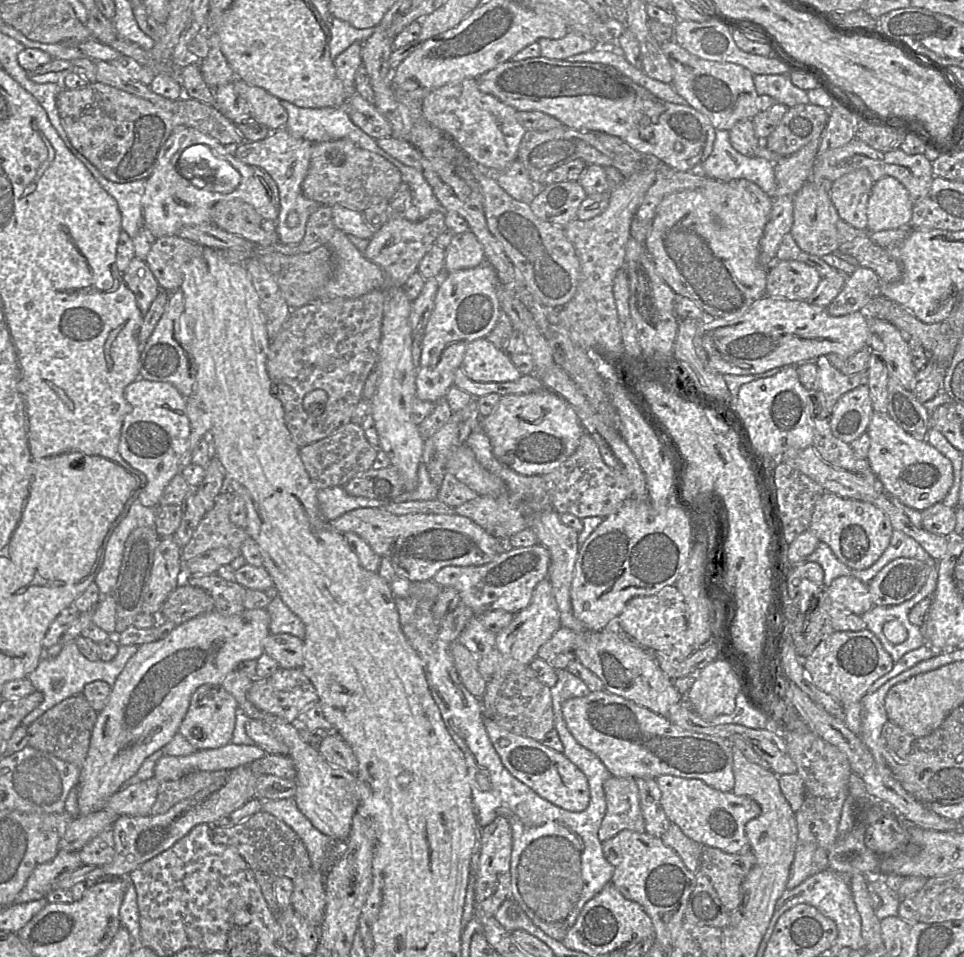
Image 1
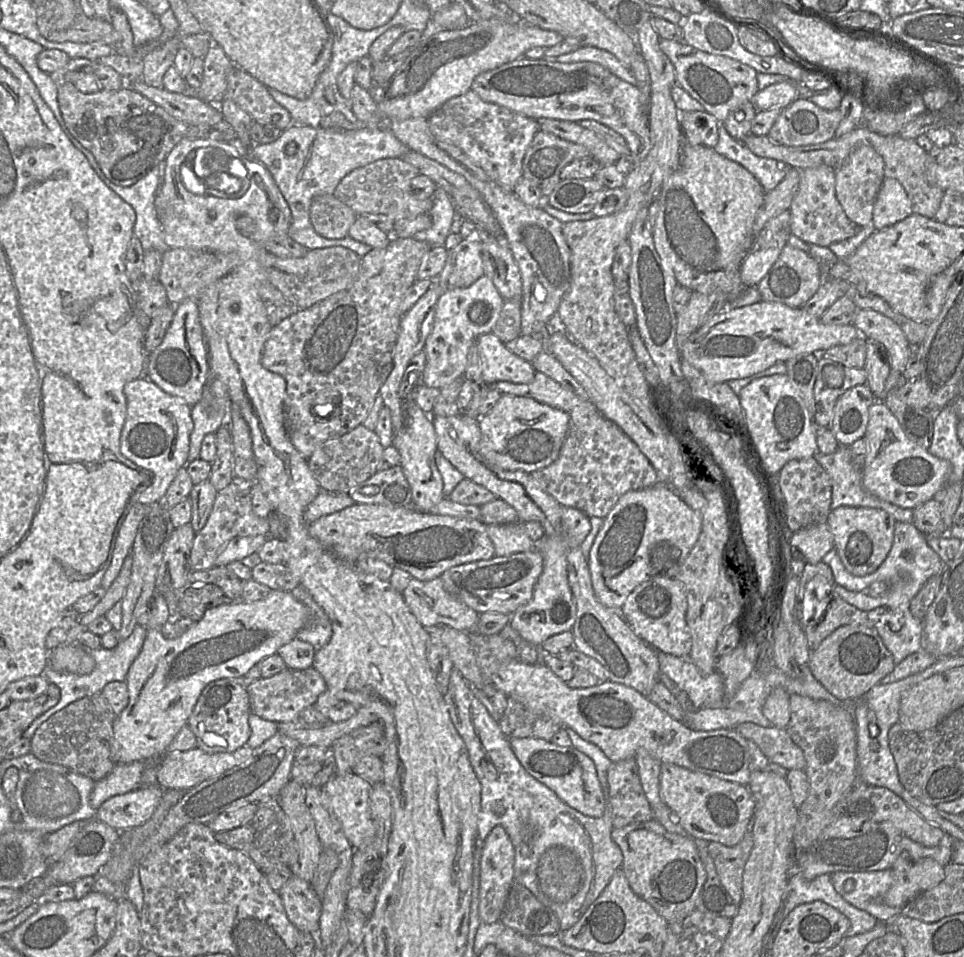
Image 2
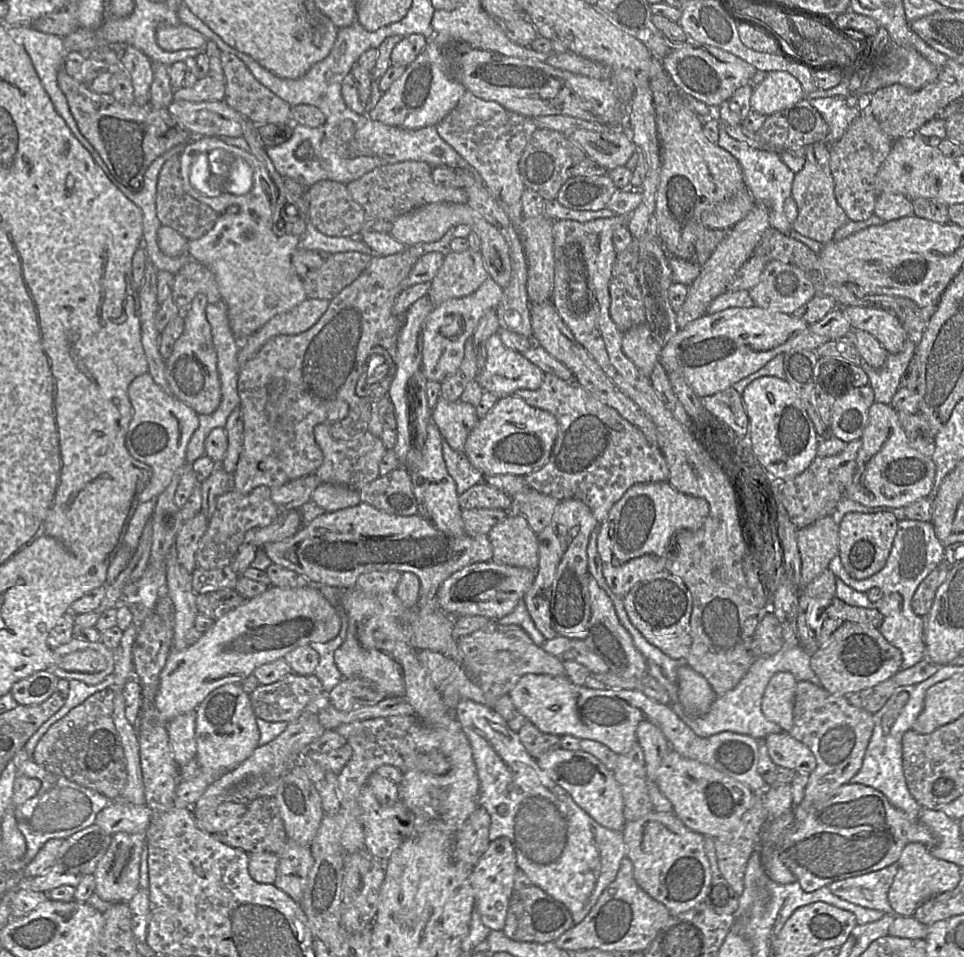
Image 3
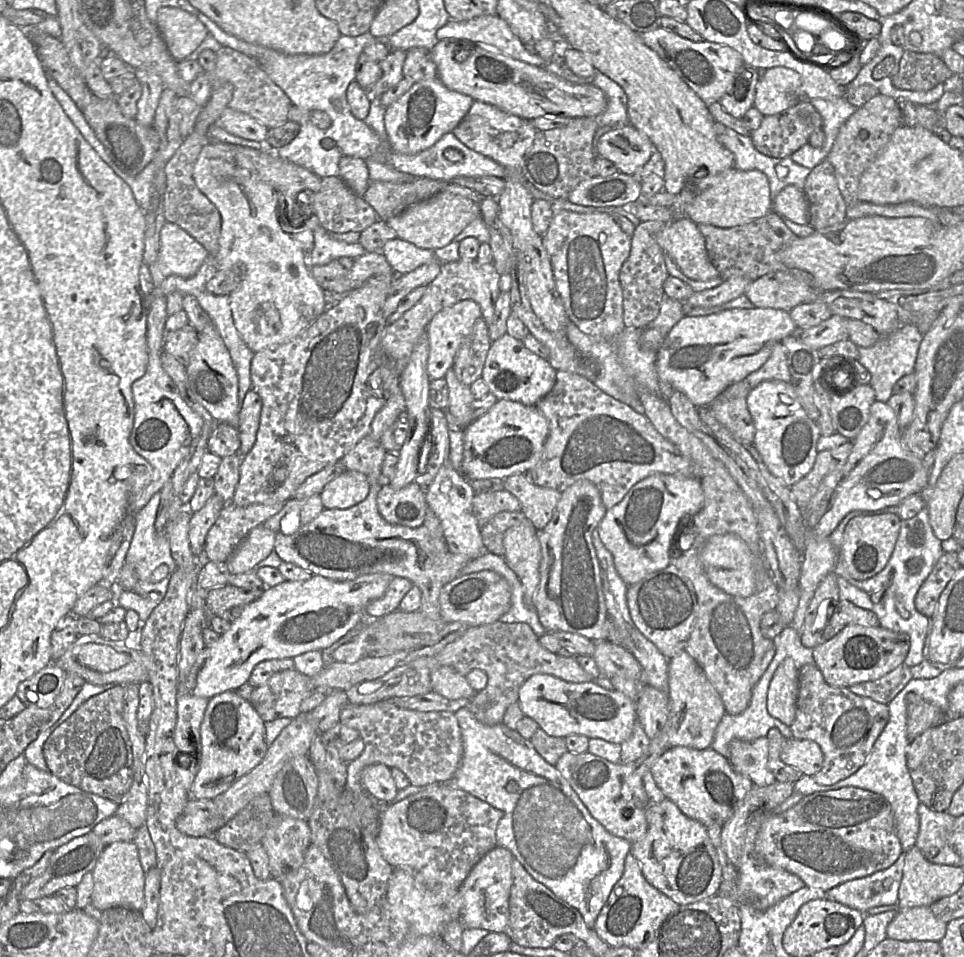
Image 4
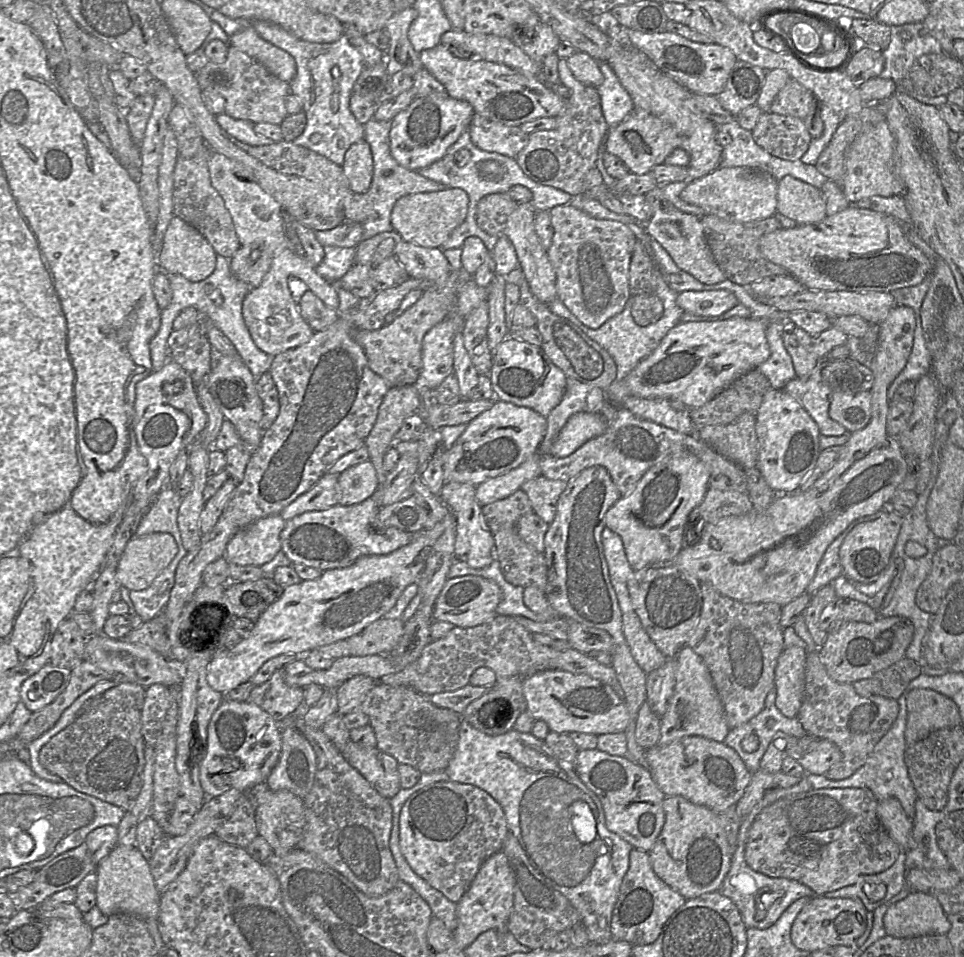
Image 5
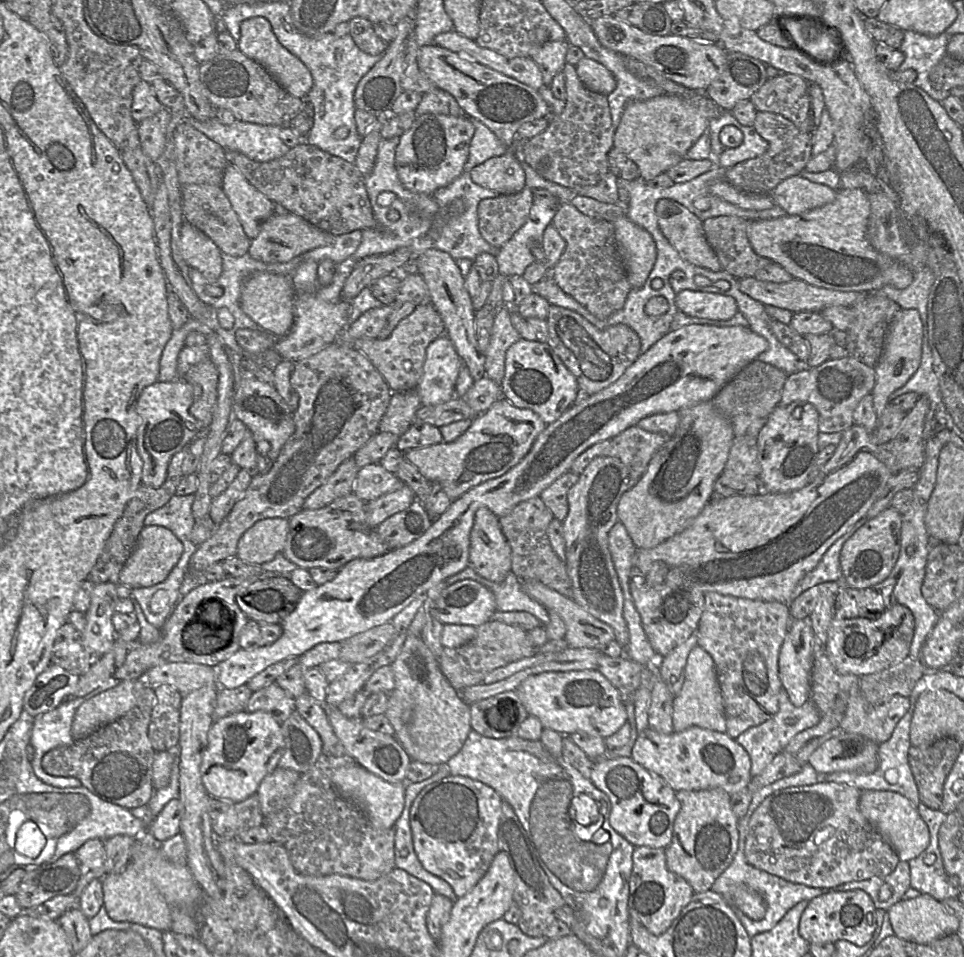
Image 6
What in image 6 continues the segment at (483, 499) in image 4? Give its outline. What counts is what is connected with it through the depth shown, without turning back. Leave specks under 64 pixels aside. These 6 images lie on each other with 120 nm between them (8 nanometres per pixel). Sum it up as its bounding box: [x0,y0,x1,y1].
[499,497,572,598]

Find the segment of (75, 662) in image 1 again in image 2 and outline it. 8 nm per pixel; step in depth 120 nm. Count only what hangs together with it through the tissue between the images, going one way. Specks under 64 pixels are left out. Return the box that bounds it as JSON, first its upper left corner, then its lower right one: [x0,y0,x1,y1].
[23,625,147,740]

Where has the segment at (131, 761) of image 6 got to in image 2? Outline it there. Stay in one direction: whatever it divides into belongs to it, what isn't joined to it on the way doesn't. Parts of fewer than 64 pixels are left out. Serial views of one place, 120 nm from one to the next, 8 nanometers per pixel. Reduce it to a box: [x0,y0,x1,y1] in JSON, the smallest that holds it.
[30,694,115,782]

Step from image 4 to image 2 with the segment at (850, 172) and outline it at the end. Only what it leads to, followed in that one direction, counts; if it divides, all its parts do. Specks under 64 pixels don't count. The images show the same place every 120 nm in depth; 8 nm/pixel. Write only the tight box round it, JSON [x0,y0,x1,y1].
[829,145,884,261]

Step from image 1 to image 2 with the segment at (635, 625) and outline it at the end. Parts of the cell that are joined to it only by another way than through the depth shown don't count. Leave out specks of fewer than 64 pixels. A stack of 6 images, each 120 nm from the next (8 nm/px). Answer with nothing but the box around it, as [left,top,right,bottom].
[622,578,692,657]

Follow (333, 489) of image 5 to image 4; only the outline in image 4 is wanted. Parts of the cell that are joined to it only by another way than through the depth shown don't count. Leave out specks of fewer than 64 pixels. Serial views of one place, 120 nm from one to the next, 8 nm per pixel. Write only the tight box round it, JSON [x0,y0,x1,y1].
[262,494,324,534]

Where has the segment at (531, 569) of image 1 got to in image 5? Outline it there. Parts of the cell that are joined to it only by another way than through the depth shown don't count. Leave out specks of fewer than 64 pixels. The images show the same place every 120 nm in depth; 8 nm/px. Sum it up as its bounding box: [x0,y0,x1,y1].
[433,575,501,628]

